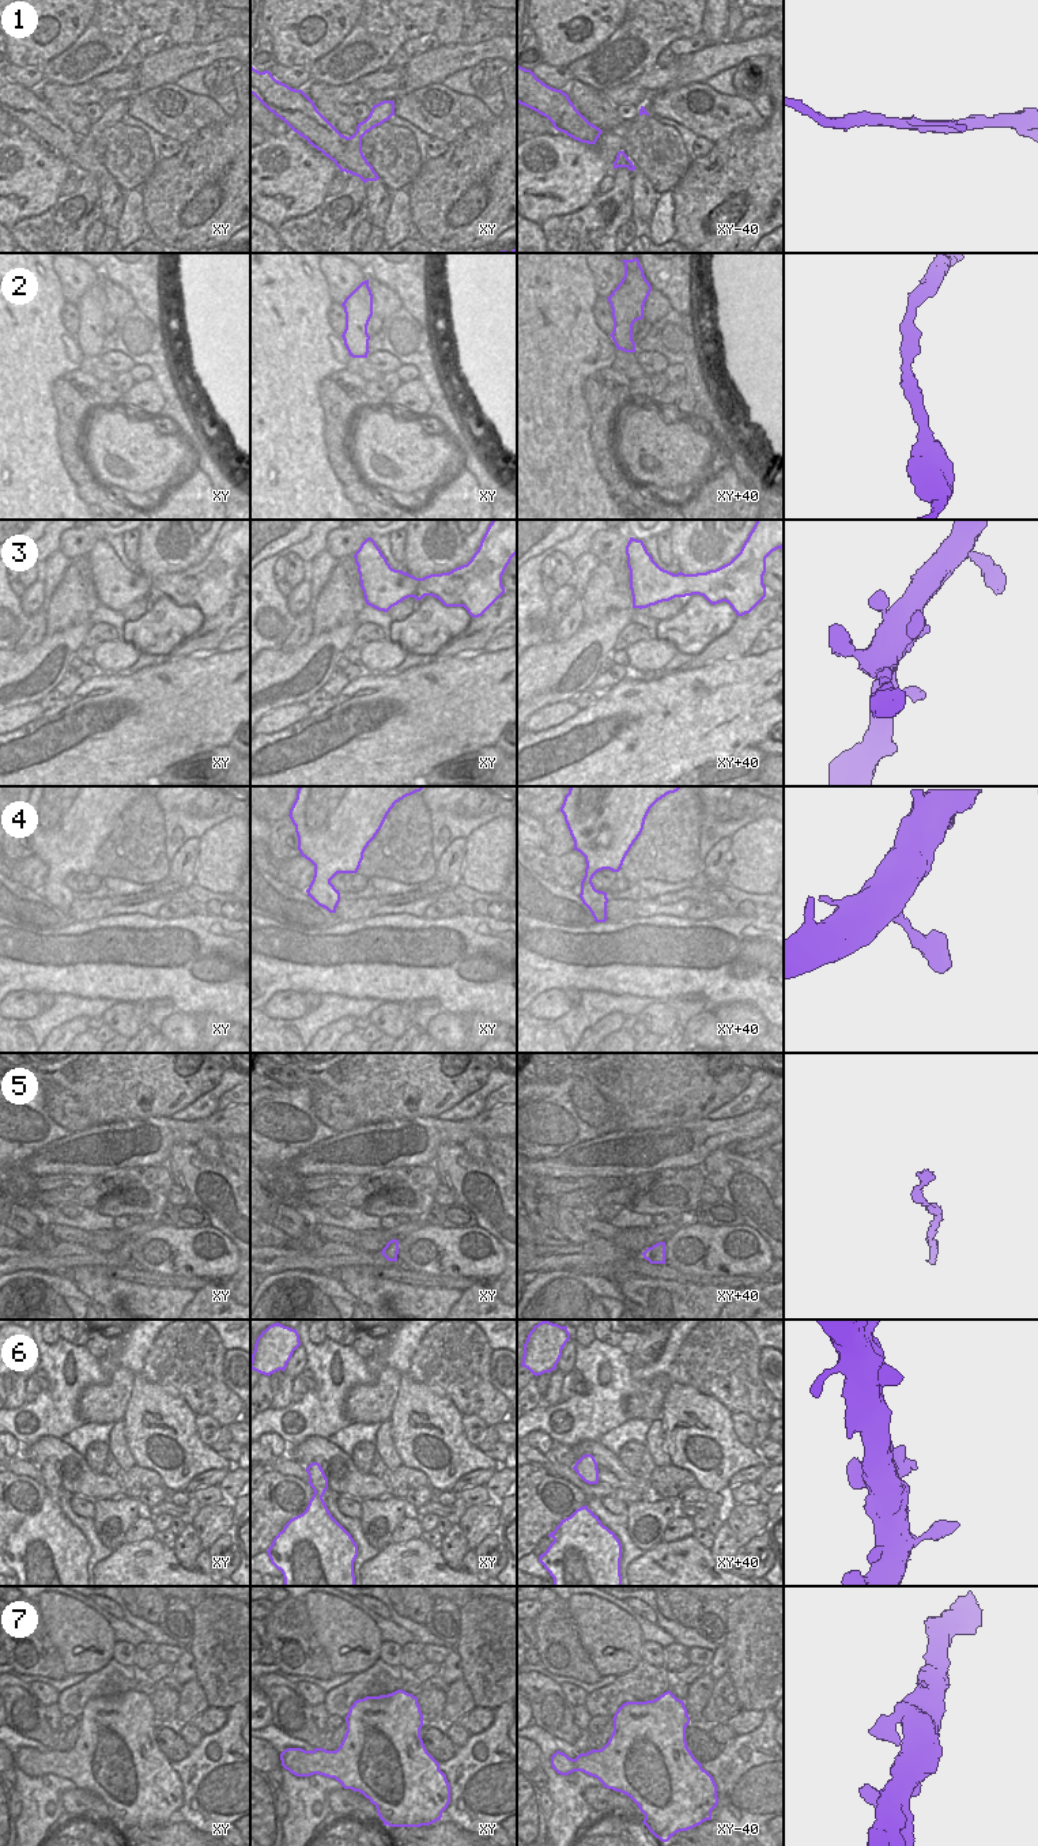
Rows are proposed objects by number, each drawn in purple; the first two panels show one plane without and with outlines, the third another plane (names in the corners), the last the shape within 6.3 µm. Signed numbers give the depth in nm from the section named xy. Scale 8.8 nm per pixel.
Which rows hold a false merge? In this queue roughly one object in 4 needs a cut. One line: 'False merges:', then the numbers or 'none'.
False merges: none

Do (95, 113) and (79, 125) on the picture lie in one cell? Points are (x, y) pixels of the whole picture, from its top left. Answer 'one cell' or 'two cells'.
two cells

